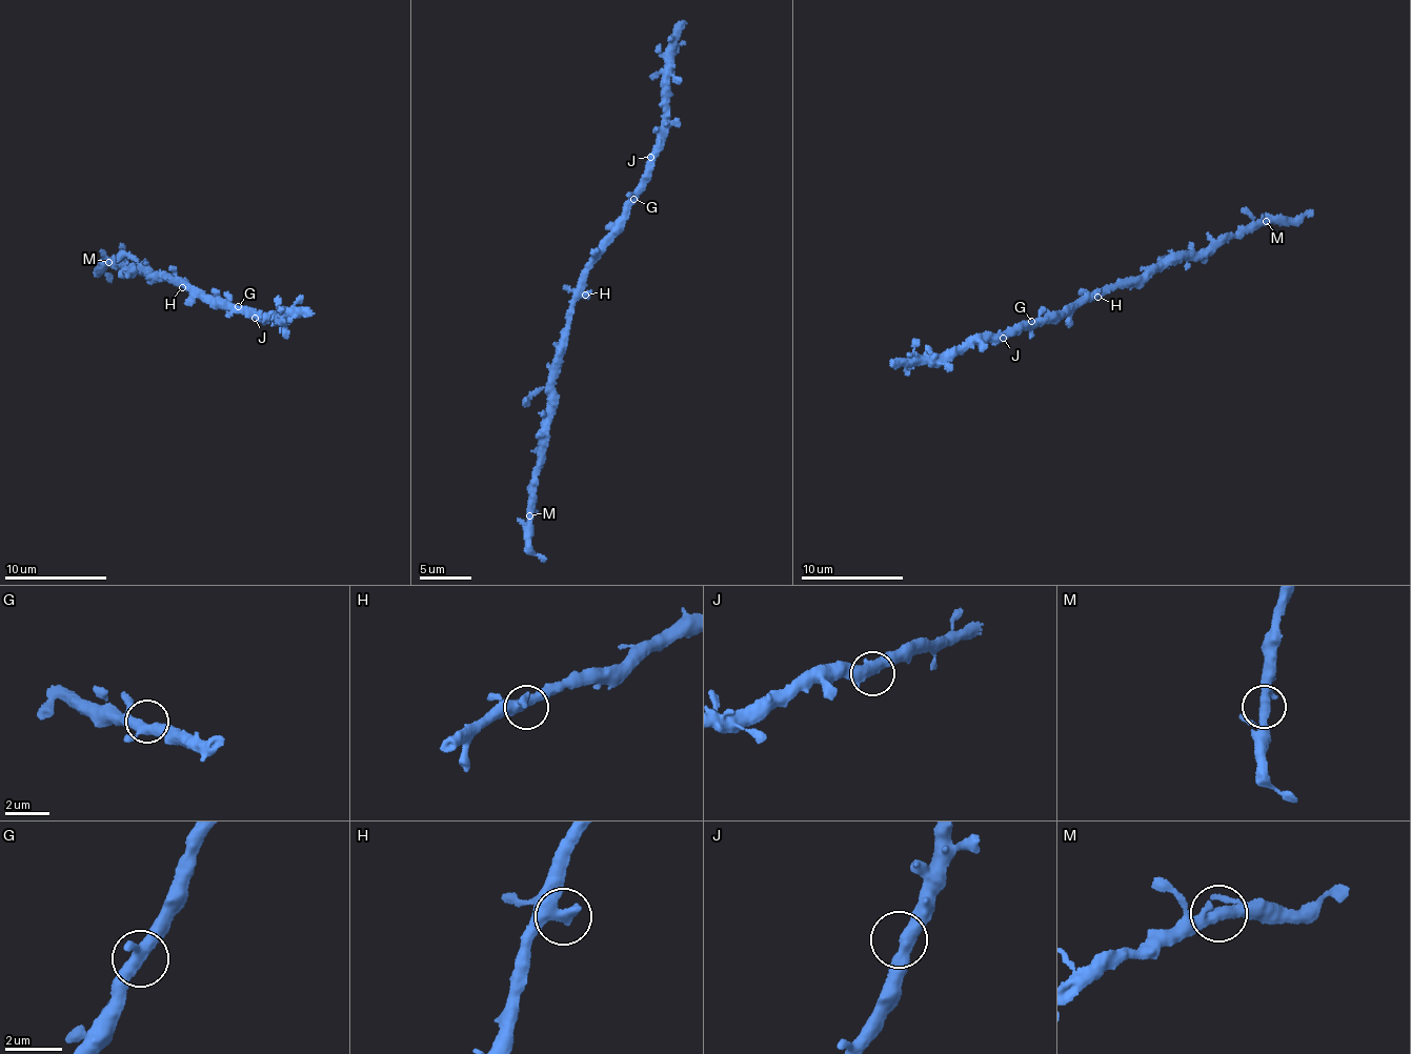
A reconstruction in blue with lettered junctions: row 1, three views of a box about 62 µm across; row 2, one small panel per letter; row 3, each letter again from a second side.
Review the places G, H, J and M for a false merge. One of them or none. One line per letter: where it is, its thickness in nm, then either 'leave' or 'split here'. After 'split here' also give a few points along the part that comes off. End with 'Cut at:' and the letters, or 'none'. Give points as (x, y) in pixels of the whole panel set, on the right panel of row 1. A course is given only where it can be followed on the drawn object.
G: at (1031, 321); 360 nm thick; leave
H: at (1097, 297); 400 nm thick; leave
J: at (1003, 338); 440 nm thick; leave
M: at (1266, 221); 320 nm thick; leave
Cut at: none

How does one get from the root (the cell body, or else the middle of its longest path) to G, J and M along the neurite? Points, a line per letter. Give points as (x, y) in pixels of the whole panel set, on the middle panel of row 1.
G: (579, 284), (582, 270), (612, 231), (624, 207), (633, 199)
J: (579, 284), (582, 270), (612, 231), (624, 204), (642, 182), (650, 157)
M: (579, 284), (567, 340), (548, 406), (529, 515)

